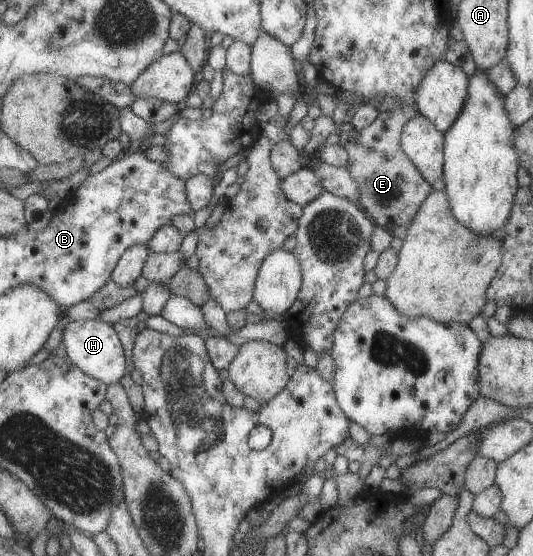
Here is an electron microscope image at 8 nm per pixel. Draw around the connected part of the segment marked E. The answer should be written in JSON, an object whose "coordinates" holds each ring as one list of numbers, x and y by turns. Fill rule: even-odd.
{"coordinates":[[397,105,388,111,380,111,369,126,356,130,350,124,340,128,338,144,343,145,347,152,346,170,356,183,359,200,358,205,364,210,375,225,384,227,388,232,402,226,408,228,414,215,418,212,420,203,431,193,433,188,422,178,410,159,399,145,401,130,404,124,418,114,416,105]]}

